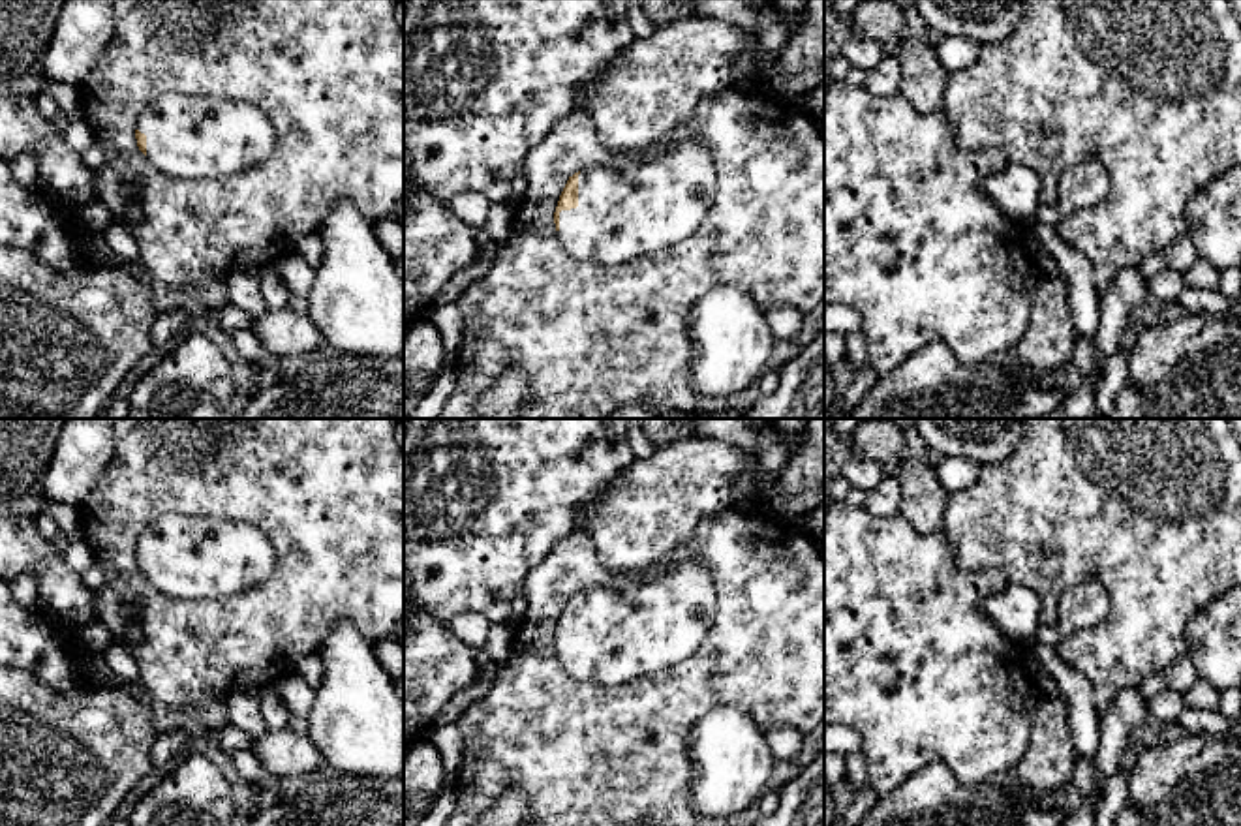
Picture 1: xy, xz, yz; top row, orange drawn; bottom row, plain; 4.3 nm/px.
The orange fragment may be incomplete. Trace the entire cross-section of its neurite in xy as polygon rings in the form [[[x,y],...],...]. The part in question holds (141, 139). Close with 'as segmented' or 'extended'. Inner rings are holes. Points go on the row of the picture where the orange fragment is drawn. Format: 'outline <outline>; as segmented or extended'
outline [[[158,96],[139,116],[139,150],[163,175],[229,178],[267,160],[276,146],[268,116],[229,98]]]; extended

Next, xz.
outline [[[678,139],[655,160],[599,163],[569,176],[554,223],[575,259],[620,265],[689,238],[713,197],[710,148]]]; extended

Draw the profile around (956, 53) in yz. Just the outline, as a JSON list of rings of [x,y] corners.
[[[944,38],[935,43],[941,64],[952,73],[974,64],[980,56],[982,45],[965,38]]]

